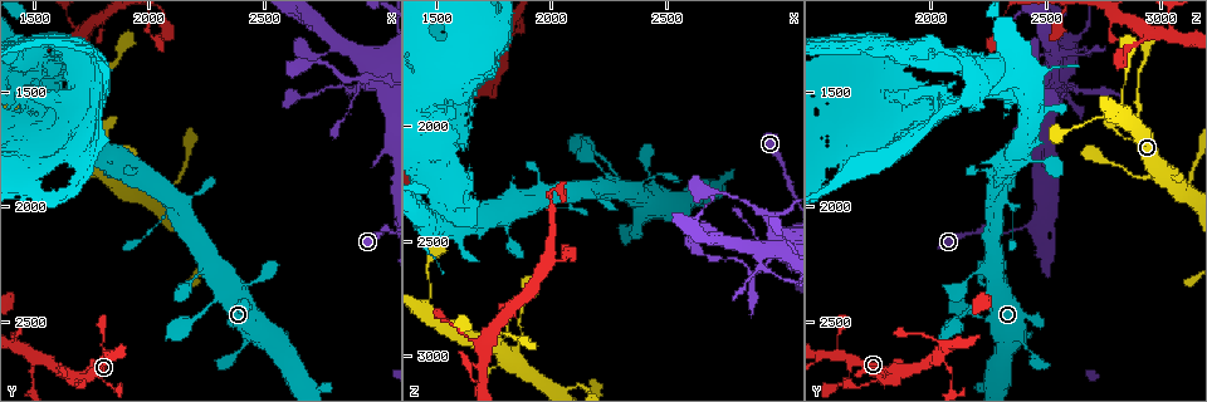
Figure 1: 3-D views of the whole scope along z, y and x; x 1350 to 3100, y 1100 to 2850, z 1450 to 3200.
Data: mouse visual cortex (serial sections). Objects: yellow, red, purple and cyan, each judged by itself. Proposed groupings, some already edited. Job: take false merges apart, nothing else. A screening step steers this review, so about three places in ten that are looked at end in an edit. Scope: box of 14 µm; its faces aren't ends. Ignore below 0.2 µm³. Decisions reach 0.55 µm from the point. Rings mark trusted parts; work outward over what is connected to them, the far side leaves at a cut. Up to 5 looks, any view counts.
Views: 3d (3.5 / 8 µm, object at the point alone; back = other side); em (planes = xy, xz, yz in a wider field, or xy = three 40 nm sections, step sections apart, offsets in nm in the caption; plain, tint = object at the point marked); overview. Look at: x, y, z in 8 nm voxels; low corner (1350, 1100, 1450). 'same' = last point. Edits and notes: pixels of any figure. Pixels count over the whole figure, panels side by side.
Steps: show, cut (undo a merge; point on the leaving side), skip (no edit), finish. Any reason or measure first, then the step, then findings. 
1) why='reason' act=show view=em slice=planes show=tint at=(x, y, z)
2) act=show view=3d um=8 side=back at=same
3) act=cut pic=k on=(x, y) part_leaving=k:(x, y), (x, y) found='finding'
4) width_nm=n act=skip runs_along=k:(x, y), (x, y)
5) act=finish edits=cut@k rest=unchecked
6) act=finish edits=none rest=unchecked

why='calibre changes' act=show view=3d um=3.5 at=(1540, 1550, 2420)

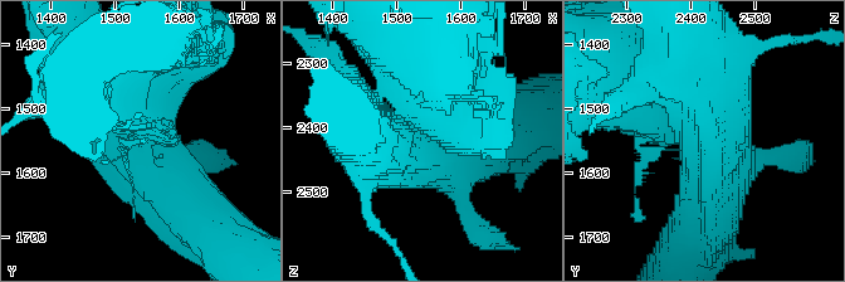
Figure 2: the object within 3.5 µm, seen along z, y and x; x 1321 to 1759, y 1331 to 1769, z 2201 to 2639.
why='now the EM' act=show view=em slice=xy step=2 show=tint at=same

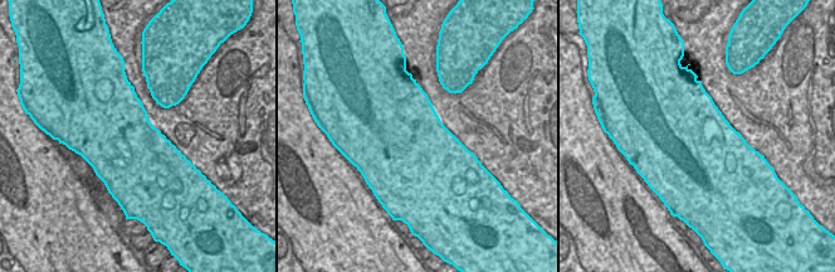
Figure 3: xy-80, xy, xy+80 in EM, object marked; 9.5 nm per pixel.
act=cut pic=2 on=(161, 83) part_leaving=2:(429, 120), (382, 35) found='two cells meet here'

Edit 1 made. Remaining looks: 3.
why='three-way junction' act=show view=3d um=3.5 at=(1510, 2650, 2040)

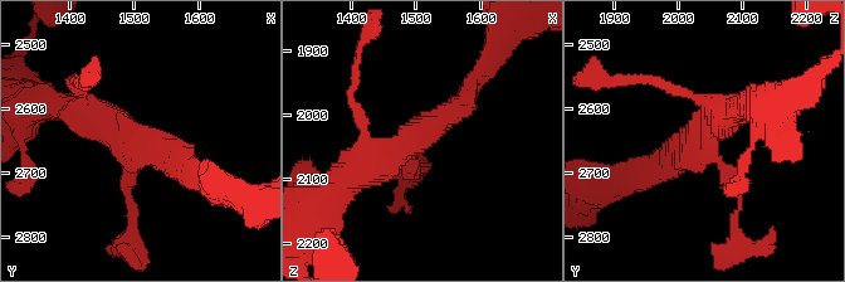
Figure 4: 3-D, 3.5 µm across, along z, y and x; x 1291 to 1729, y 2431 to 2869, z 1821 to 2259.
arms=3 arm_widths_nm=150,300,400 act=show view=em slice=xy step=5 show=tint at=(1500, 2645, 2035)

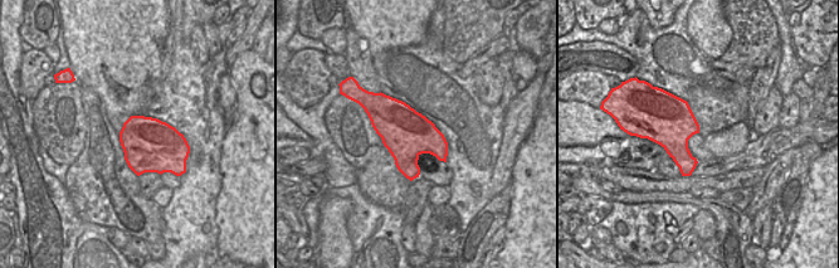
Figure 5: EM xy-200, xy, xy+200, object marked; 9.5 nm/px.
act=skip runs_along=4:(468, 91), (453, 113), (348, 178) found='all the same cell'

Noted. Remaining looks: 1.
act=finish edits=cut@2 rest=unchecked

